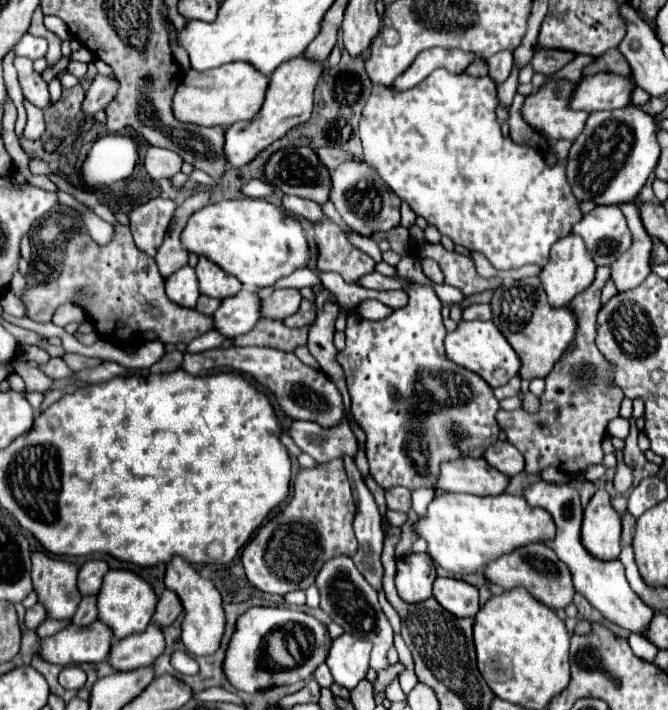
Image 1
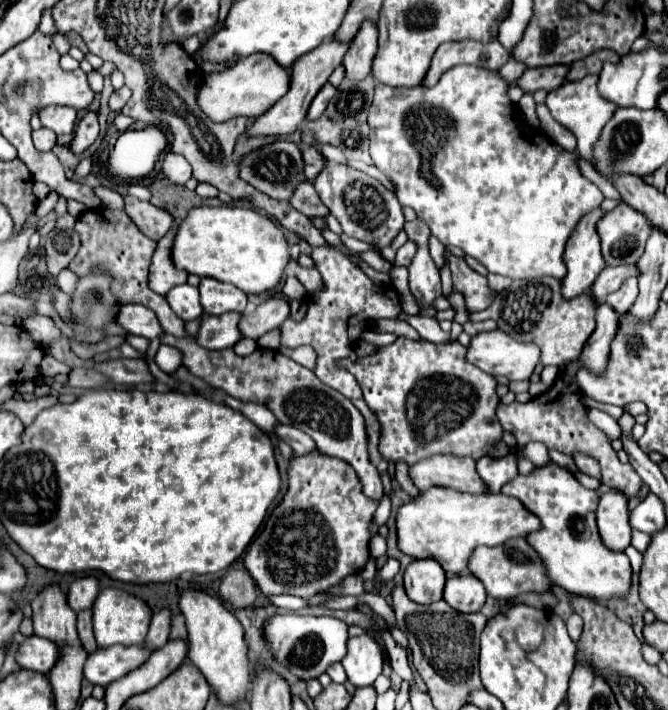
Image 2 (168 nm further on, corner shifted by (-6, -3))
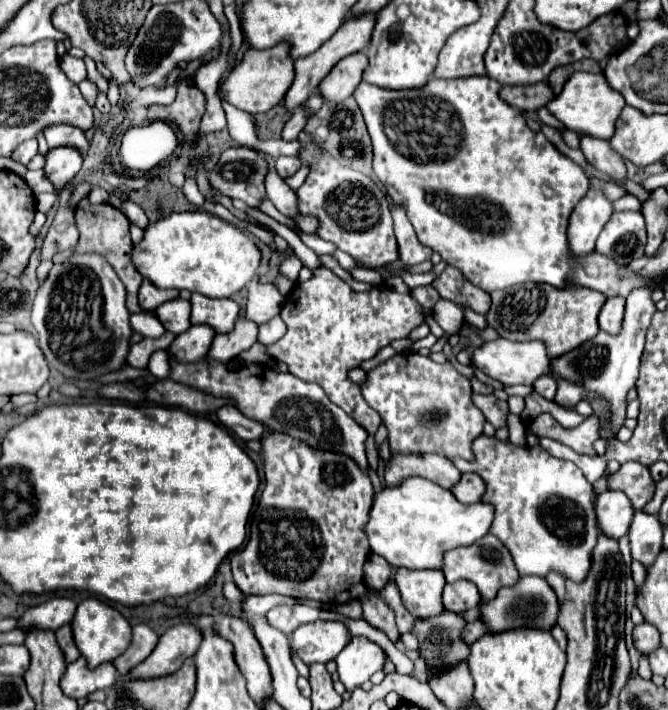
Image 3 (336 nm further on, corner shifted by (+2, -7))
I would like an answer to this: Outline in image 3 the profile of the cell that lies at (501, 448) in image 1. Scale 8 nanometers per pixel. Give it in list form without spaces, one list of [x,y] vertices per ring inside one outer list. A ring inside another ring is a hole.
[[[462,474],[458,484],[450,488],[450,492],[460,500],[462,504],[476,504],[484,494],[484,482],[476,474]]]

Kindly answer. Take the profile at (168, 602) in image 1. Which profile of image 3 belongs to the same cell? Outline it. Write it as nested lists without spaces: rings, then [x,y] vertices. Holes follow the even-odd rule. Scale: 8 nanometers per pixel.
[[[146,624],[134,626],[132,628],[132,642],[130,642],[128,650],[124,654],[120,654],[116,660],[112,660],[118,674],[124,676],[132,668],[136,668],[140,662],[144,662],[146,656],[150,656],[150,652],[154,650],[156,642],[158,642],[158,636]]]

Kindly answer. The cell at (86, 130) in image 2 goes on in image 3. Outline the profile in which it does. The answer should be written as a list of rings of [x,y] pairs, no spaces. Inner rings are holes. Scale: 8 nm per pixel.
[[[54,148],[46,154],[44,174],[52,182],[54,190],[62,190],[82,168],[82,156],[74,148]],[[50,156],[50,158],[48,158]]]

